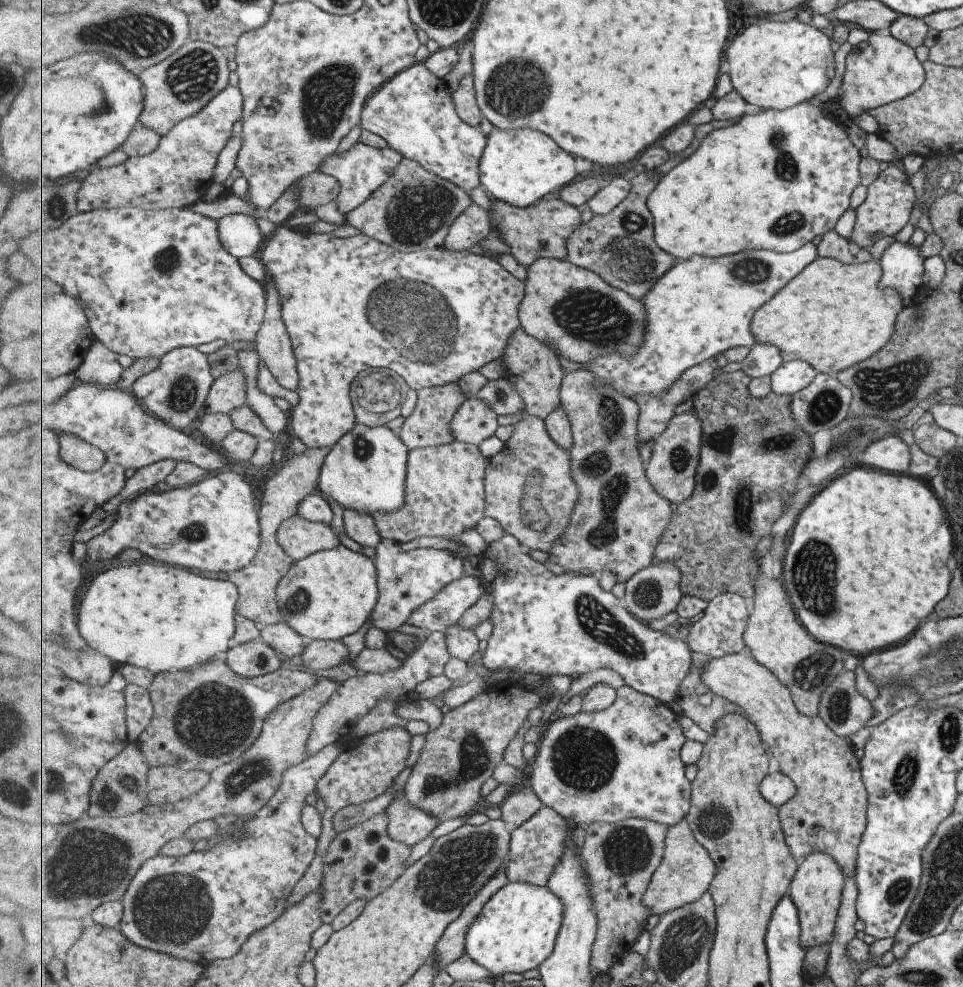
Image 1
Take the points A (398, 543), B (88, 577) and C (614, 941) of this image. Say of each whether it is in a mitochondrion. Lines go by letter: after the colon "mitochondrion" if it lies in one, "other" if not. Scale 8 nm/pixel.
A: other
B: other
C: other

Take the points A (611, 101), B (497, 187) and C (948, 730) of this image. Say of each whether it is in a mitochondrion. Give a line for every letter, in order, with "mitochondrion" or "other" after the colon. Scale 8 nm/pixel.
A: other
B: other
C: mitochondrion

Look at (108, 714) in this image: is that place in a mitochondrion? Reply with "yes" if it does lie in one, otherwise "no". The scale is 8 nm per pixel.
no

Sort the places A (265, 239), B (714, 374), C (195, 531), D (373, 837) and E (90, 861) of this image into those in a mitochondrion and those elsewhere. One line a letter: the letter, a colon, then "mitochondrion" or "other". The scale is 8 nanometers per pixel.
A: other
B: other
C: mitochondrion
D: other
E: mitochondrion

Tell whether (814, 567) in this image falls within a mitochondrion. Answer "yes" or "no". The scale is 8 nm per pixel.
yes

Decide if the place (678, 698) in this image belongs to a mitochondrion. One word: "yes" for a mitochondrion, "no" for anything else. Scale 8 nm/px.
no

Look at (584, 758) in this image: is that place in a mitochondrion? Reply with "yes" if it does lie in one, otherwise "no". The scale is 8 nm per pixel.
yes

